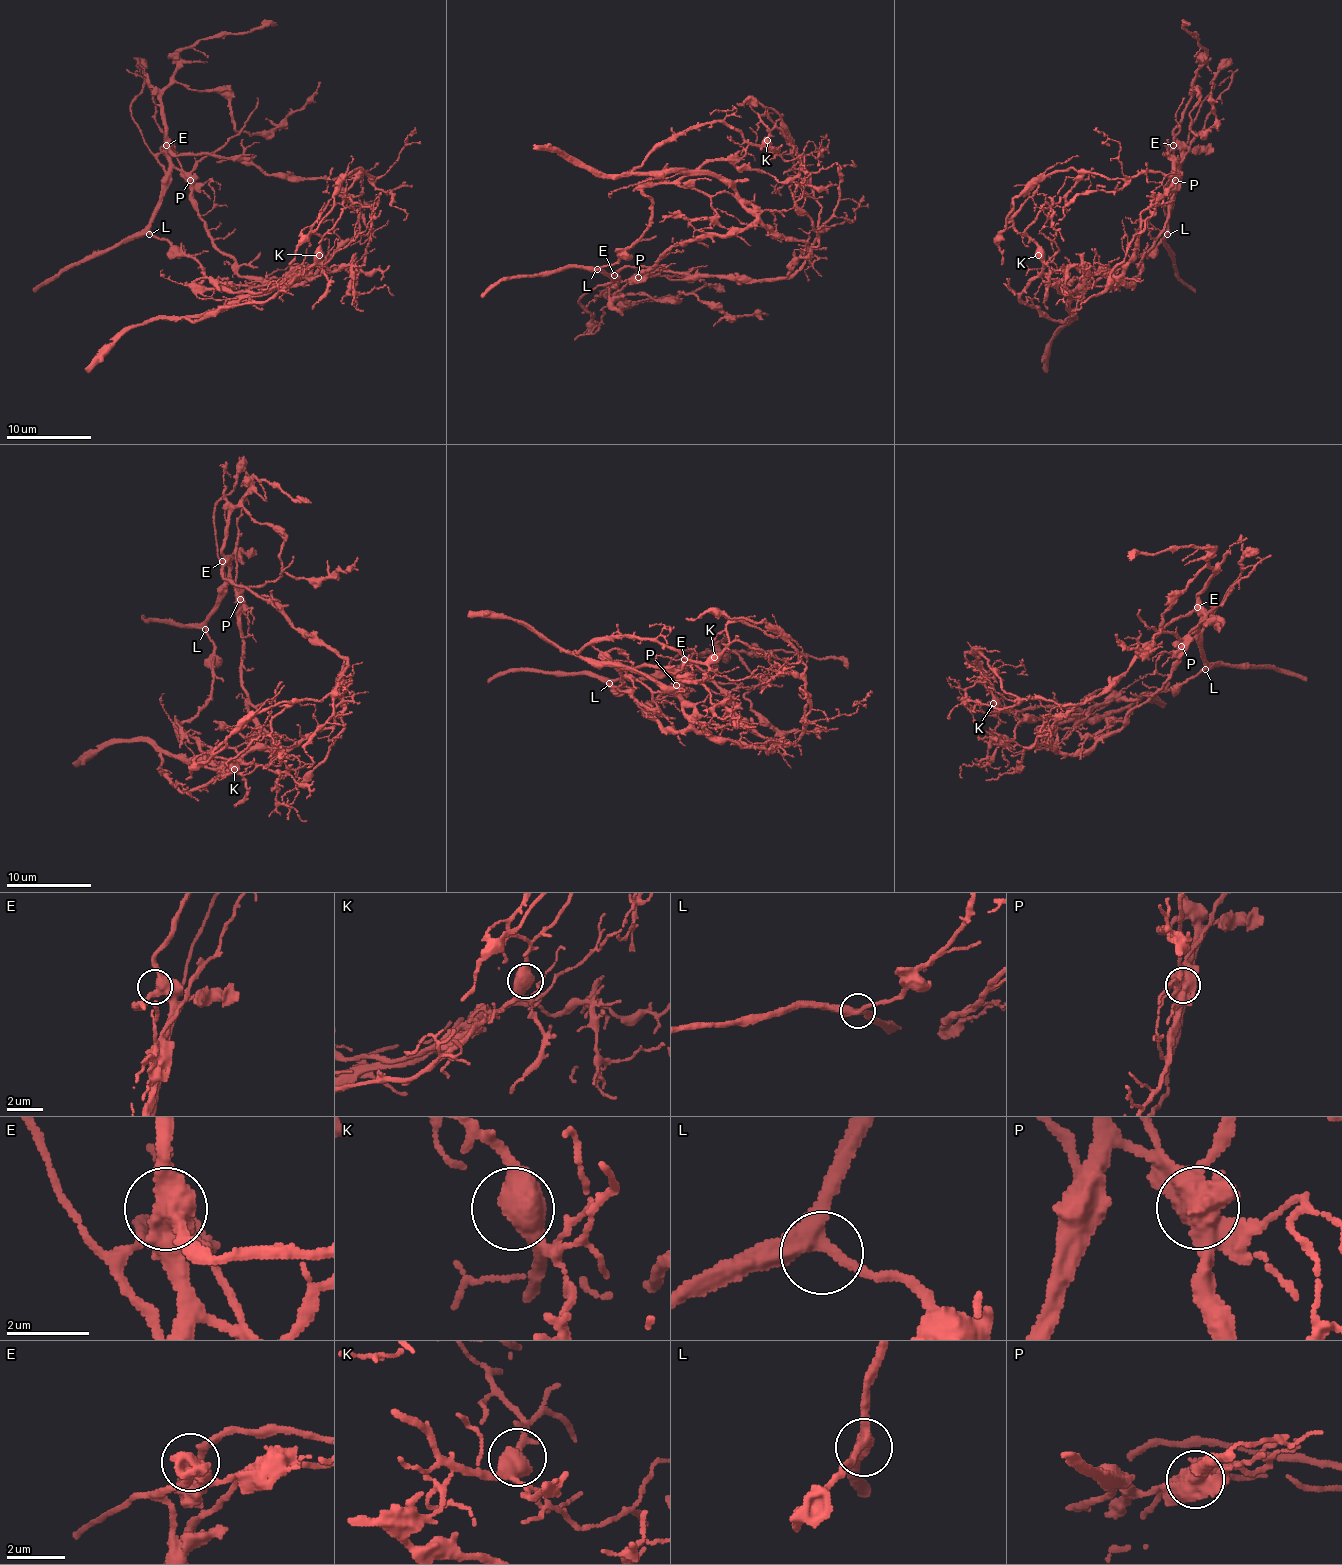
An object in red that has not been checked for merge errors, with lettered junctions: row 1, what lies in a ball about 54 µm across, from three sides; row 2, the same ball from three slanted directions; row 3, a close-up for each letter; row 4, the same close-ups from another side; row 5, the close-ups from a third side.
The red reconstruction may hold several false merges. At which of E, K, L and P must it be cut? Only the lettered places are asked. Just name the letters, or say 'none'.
P

